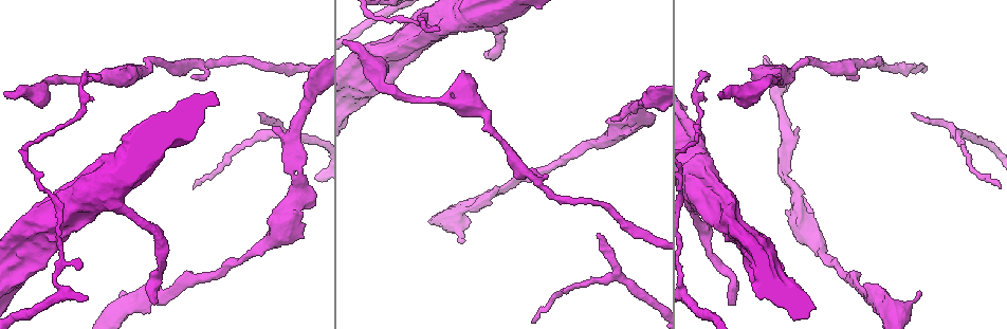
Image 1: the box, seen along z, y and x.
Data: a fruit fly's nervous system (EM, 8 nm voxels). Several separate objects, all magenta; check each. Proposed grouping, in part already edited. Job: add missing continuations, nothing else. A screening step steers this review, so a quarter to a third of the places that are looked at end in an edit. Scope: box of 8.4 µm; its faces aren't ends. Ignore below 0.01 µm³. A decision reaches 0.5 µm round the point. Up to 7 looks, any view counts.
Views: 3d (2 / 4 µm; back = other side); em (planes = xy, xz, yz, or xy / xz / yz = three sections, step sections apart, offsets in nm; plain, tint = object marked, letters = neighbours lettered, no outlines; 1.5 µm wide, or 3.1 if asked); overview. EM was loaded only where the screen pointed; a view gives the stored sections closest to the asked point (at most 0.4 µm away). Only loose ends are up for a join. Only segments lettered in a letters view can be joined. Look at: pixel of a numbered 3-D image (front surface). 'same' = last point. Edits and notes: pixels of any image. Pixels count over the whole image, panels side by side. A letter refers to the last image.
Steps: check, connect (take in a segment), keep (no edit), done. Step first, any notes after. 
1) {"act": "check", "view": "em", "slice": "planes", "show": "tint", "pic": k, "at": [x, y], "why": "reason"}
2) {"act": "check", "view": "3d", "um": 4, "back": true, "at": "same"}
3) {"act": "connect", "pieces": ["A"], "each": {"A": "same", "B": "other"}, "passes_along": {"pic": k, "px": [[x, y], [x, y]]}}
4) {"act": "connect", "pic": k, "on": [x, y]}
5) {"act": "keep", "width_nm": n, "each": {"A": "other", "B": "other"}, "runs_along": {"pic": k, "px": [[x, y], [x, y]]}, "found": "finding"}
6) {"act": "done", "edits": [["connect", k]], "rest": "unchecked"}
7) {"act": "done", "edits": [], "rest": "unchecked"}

{"act": "check", "view": "em", "slice": "planes", "show": "tint", "pic": 1, "at": [728, 304], "why": "branch stops here"}

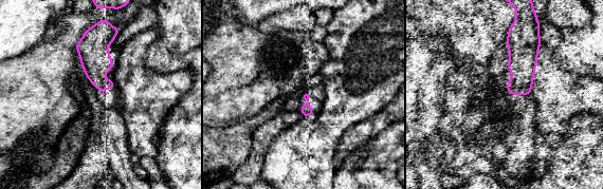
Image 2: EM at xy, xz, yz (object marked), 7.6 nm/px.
{"act": "check", "view": "em", "slice": "planes", "show": "letters", "at": "same", "why": "what lies round it"}

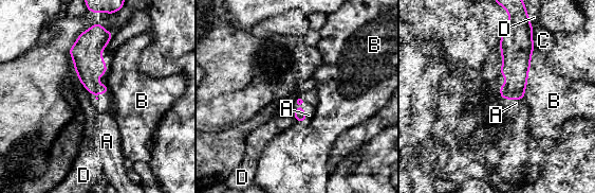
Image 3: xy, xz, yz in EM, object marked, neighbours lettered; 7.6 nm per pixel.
{"act": "connect", "pieces": ["A"], "each": {"A": "same", "B": "other", "C": "other", "D": "other"}, "found": "the neuron continues"}

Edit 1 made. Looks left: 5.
{"act": "check", "view": "em", "slice": "yz", "step": 8, "show": "tint", "pic": 1, "at": [920, 294], "why": "free end"}

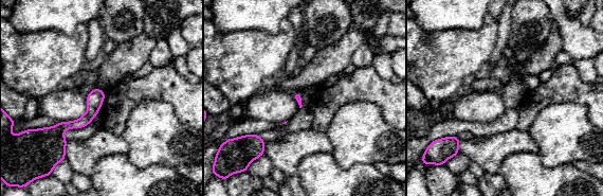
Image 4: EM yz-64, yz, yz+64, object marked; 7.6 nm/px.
{"act": "check", "view": "em", "slice": "yz", "step": 8, "show": "letters", "at": "same"}

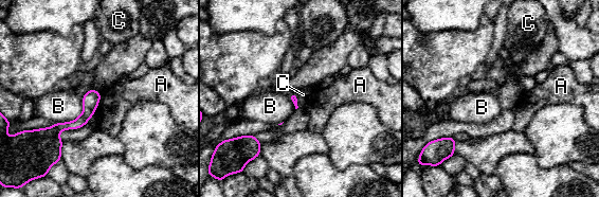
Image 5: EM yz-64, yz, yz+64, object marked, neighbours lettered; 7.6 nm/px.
{"act": "keep", "each": {"A": "other", "B": "other", "C": "other"}, "runs_along": {"pic": 5, "px": [[97, 95], [76, 124], [43, 133]]}, "found": "none of them fits"}

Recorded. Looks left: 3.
{"act": "check", "view": "3d", "um": 2, "pic": 1, "at": [439, 27], "why": "end of a long branch"}

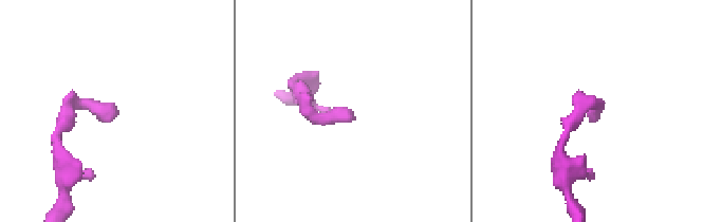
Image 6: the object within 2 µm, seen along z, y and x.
{"act": "check", "view": "em", "slice": "planes", "show": "letters", "pic": 6, "at": [590, 120]}

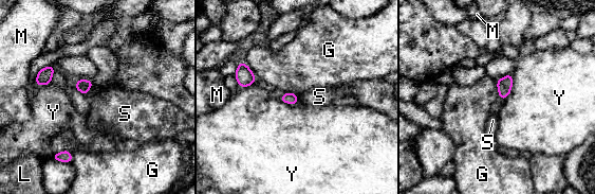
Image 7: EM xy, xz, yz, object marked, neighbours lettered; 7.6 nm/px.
{"act": "keep", "each": {"G": "other", "L": "other", "M": "other", "S": "other", "Y": "other"}, "border": {"pic": 7, "px": [[496, 81], [500, 98]]}, "found": "none of them fits"}

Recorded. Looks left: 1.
{"act": "done", "edits": [["connect", 3]], "rest": "unchecked"}

